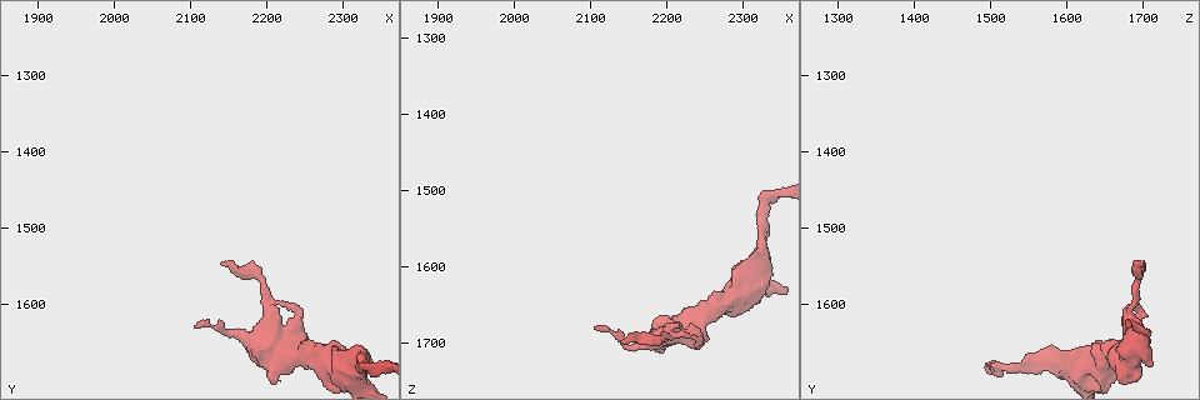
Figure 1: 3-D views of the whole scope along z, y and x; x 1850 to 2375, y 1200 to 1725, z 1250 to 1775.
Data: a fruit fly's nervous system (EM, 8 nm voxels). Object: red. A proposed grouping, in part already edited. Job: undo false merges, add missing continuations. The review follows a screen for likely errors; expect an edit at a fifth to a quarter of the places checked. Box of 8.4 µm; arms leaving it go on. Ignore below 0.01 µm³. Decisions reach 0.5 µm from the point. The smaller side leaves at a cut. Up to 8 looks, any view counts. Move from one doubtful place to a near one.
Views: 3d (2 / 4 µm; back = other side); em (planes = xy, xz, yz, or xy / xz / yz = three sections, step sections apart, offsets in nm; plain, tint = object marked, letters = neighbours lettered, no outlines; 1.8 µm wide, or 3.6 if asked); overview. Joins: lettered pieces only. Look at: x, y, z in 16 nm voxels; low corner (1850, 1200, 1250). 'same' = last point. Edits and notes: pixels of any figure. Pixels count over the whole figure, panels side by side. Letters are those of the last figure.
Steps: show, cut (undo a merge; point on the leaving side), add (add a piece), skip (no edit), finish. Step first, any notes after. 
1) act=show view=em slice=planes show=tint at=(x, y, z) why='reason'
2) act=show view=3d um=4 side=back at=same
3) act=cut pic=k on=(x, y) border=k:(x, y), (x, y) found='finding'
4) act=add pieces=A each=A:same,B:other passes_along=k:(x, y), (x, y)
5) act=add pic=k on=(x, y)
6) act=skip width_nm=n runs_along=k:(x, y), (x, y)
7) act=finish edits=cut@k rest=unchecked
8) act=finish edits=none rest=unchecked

act=show view=3d um=2 at=(2225, 1600, 1690) why='sudden change in width'

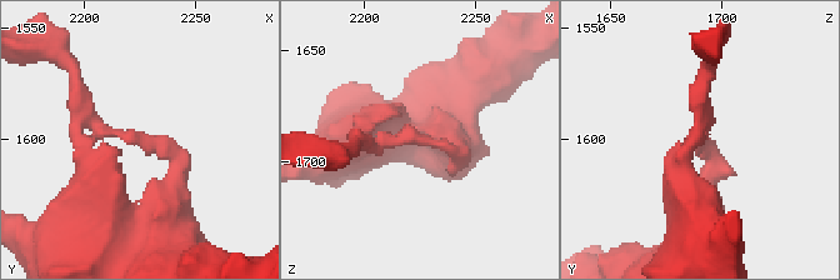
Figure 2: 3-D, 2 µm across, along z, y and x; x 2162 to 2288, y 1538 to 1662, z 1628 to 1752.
act=show view=em slice=planes show=letters at=(2224, 1599, 1687) why='need the tissue'

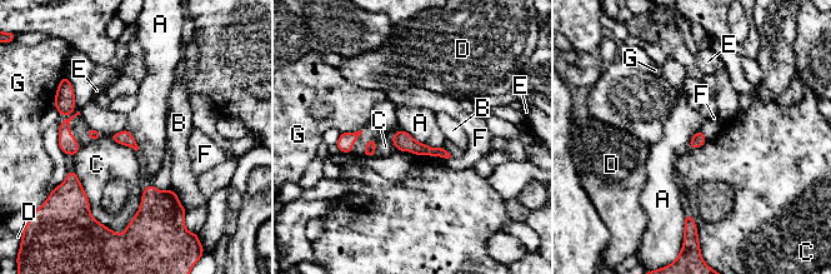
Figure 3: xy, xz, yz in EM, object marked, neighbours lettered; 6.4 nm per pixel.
act=skip each=A:other,B:other,C:other,D:other,E:other,F:other,G:other border=3:(400, 129), (421, 143), (442, 148) found='all the same cell'

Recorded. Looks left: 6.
act=show view=3d um=4 at=(2105, 1635, 1680) why='tapers out'

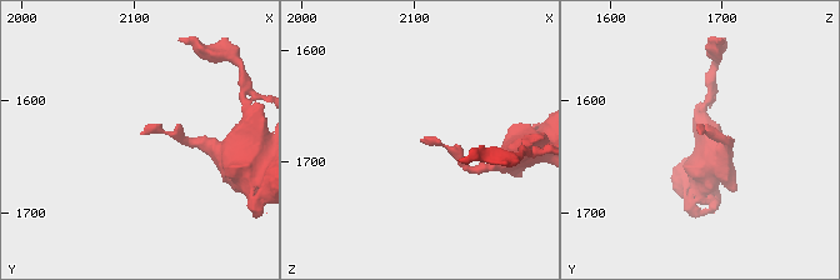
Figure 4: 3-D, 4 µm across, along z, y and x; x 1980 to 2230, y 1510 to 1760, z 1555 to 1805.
act=show view=em slice=planes show=plain at=(2108, 1632, 1678) why='shape alone is not enough'

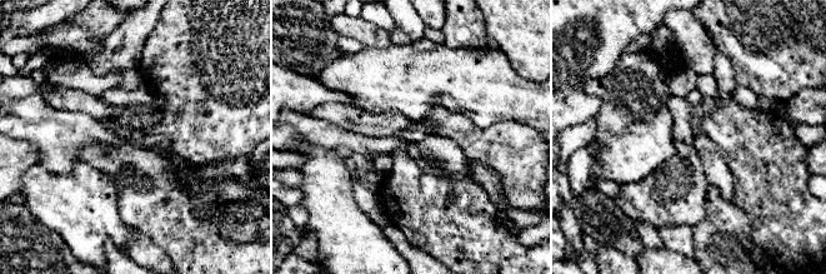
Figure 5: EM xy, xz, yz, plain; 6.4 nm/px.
act=show view=em slice=planes show=letters at=same why='what lies round it'

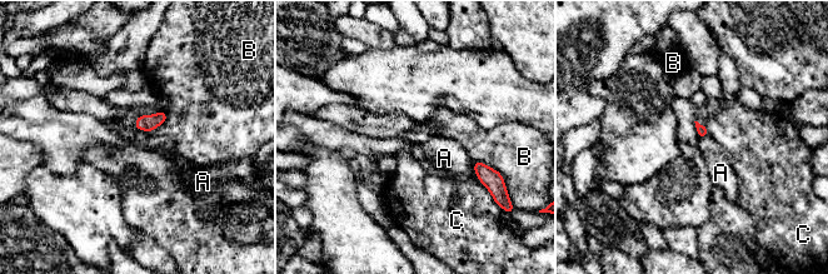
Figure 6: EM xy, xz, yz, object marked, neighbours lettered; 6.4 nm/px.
act=skip each=A:other,B:other,C:other border=6:(474, 162), (477, 177) found='no lettered piece goes on from it'

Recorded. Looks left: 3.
act=show view=3d um=2 at=(2325, 1685, 1515) why='abrupt turn'

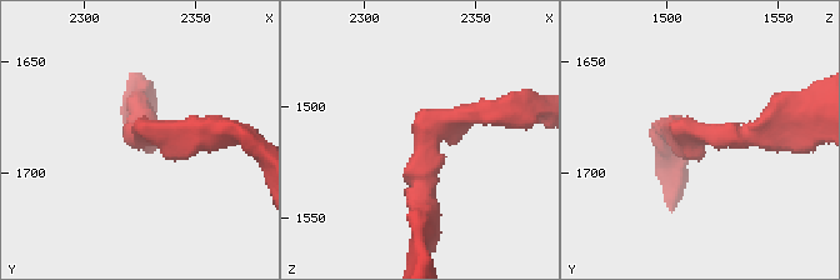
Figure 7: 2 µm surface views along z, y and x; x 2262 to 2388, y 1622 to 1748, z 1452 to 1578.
act=show view=em slice=planes show=letters at=(2328, 1683, 1513) arm_widths_nm=190,190 why='now the EM'

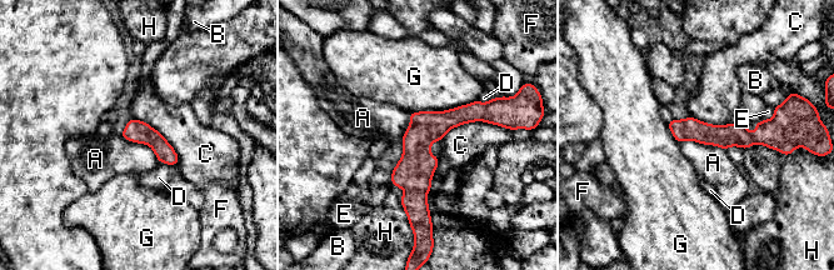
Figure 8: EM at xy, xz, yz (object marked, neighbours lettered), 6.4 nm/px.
act=skip each=A:other,B:other,C:other,D:other,E:other,F:other,G:other,H:other runs_along=8:(485, 106), (416, 148), (411, 211) found='one cell here'

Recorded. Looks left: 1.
act=finish edits=none rest=unchecked

